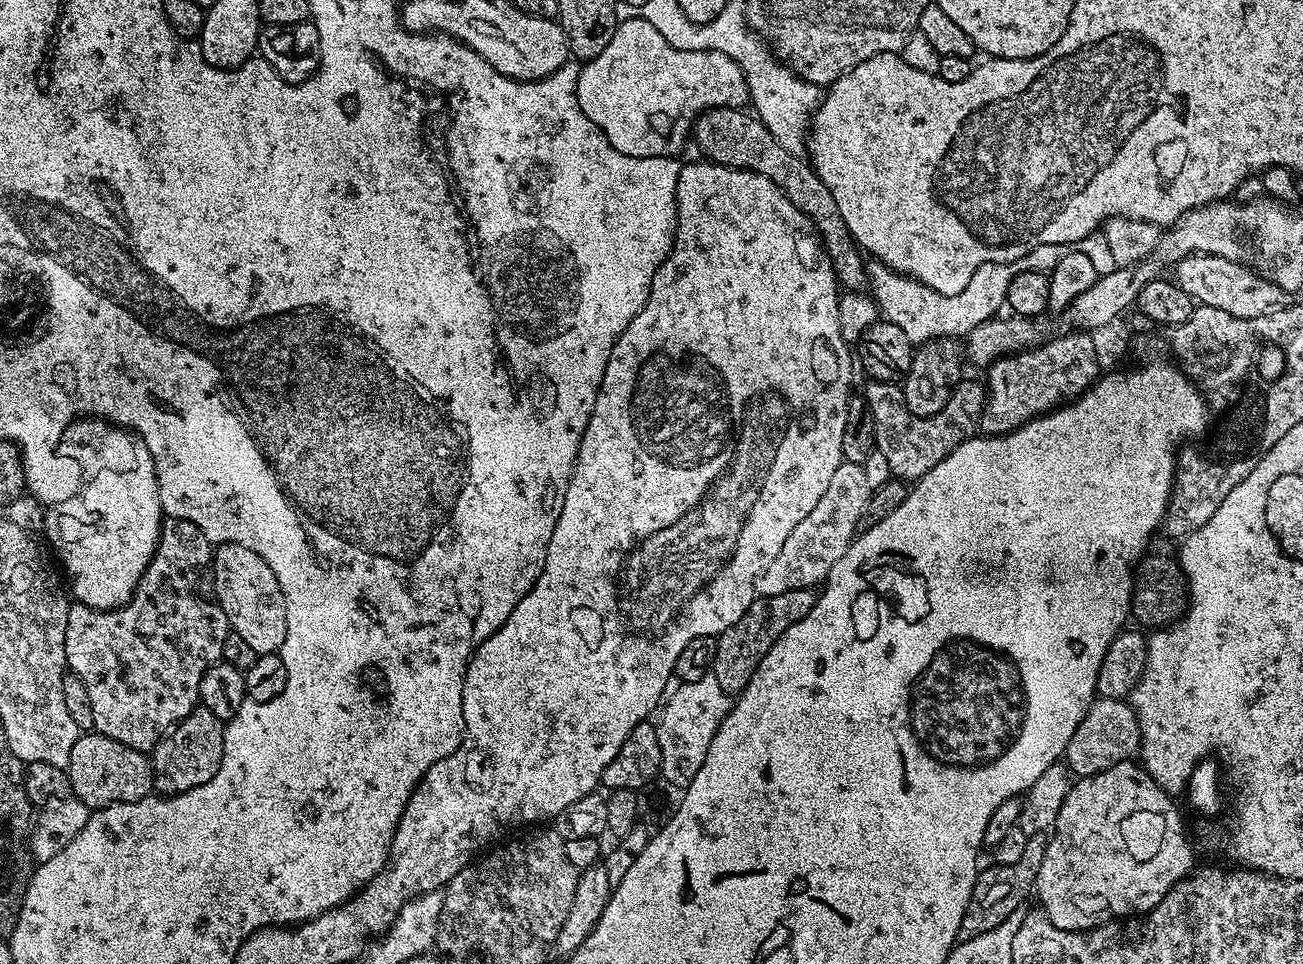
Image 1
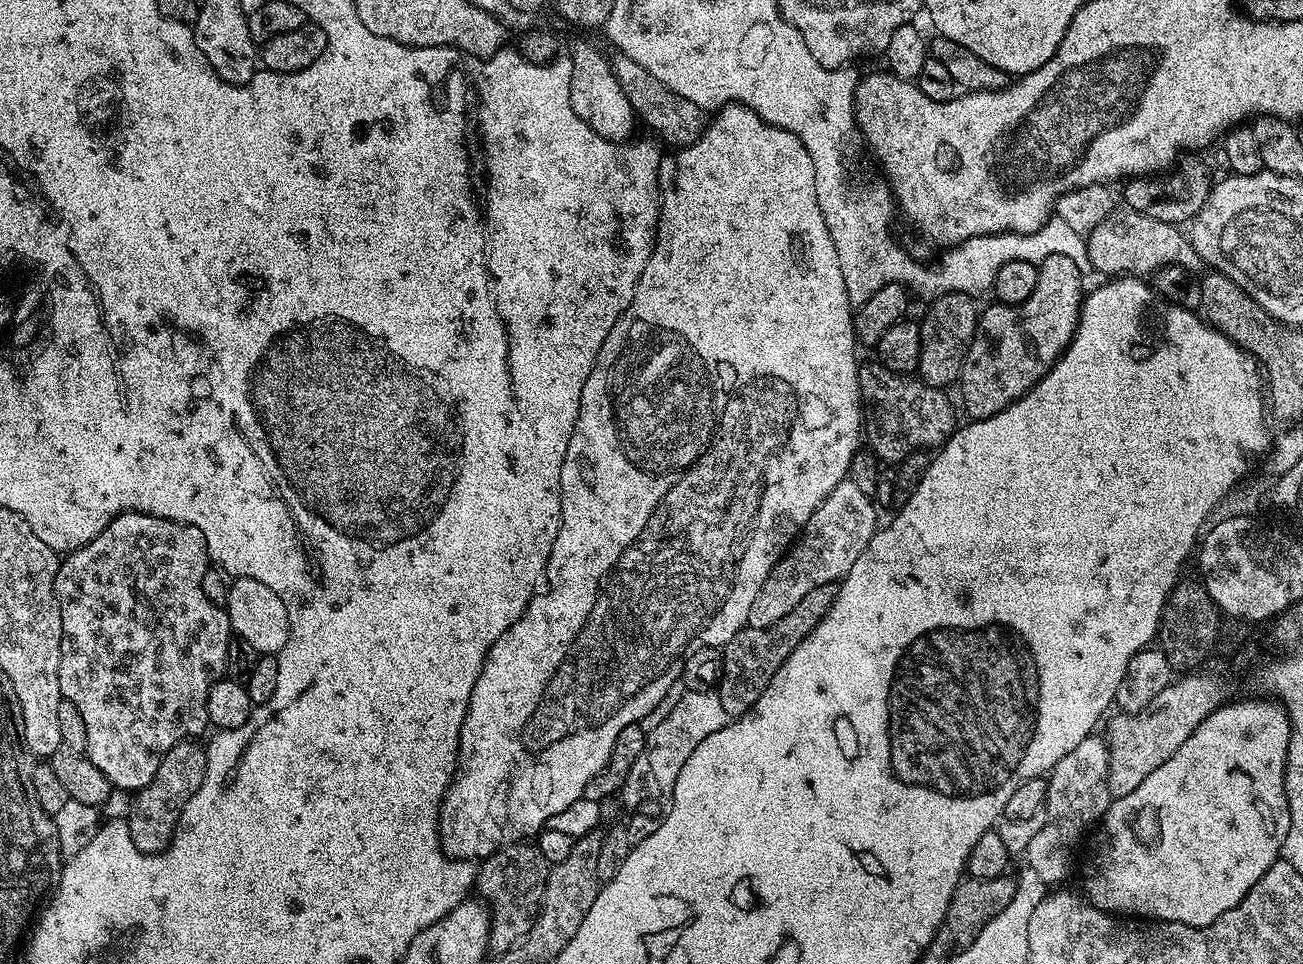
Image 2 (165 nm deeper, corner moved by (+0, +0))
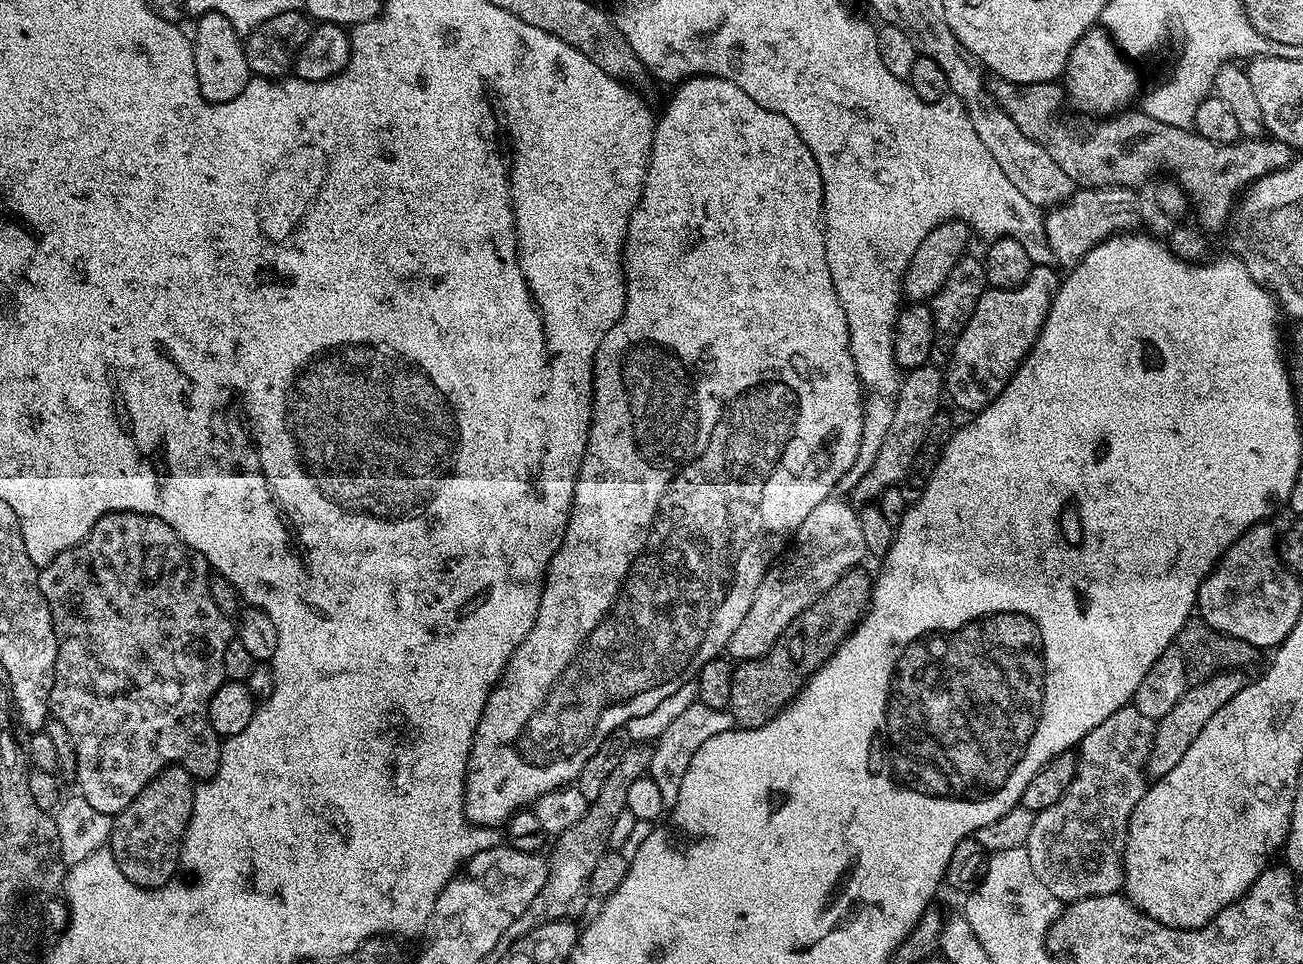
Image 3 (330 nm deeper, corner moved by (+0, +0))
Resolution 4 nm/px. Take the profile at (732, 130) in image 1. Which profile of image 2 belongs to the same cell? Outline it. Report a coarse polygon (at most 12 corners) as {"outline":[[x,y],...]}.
{"outline":[[611,57],[639,123],[668,146],[693,144],[706,113],[634,58]]}

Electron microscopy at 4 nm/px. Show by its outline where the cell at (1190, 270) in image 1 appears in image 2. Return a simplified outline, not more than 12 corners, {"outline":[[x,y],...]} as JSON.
{"outline":[[1113,211],[1087,233],[1093,269],[1151,277],[1200,255],[1175,224]]}

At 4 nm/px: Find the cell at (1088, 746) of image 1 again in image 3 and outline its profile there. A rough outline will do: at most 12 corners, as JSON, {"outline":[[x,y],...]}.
{"outline":[[1240,670],[1193,683],[1155,725],[1145,768],[1164,777],[1246,683]]}

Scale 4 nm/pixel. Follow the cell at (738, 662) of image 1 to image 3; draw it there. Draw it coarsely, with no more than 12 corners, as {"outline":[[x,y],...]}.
{"outline":[[853,570],[762,658],[732,670],[727,711],[760,728],[864,619],[871,575]]}

